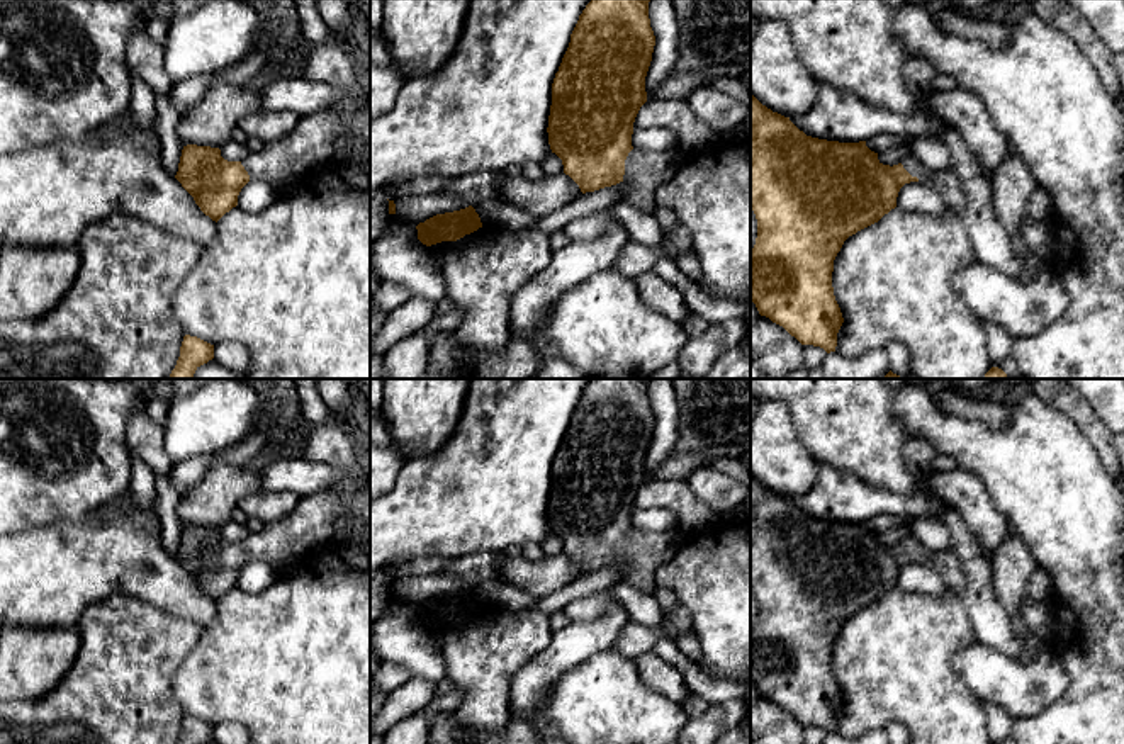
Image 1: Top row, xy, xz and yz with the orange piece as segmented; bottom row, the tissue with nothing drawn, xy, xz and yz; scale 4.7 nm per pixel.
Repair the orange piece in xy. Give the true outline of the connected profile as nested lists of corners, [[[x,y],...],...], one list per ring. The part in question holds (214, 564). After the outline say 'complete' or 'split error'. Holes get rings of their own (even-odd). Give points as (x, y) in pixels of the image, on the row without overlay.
[[[370,488],[355,496],[324,491],[301,498],[284,520],[265,525],[243,542],[224,540],[219,528],[187,525],[175,559],[217,603],[238,586],[241,569],[253,559],[265,557],[280,571],[292,559],[307,559],[323,542],[368,530]]]; split error

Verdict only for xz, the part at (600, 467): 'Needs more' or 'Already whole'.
Needs more

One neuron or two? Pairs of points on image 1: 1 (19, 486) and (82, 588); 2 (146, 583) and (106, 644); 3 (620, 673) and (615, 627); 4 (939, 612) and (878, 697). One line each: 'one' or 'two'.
1: two
2: two
3: two
4: one

